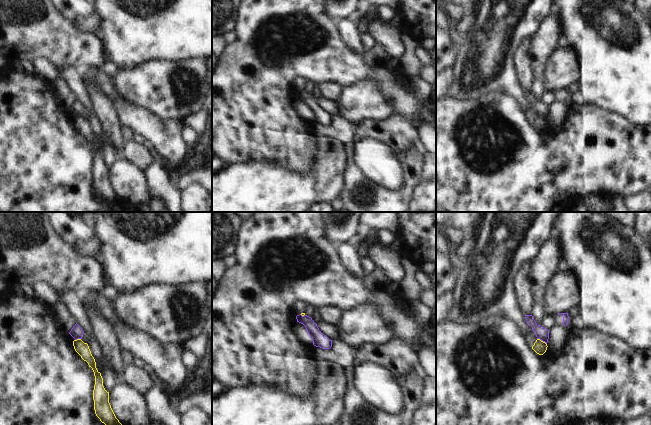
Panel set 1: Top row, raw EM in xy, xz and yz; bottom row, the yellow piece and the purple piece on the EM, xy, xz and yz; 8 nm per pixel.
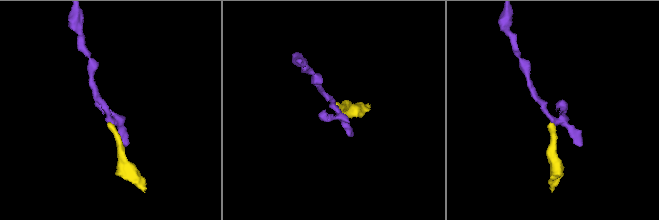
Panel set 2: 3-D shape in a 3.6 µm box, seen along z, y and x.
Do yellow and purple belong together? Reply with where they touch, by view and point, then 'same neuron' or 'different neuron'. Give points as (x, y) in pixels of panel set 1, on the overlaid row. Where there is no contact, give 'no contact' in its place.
meets yellow in yz at (542, 341); different neuron

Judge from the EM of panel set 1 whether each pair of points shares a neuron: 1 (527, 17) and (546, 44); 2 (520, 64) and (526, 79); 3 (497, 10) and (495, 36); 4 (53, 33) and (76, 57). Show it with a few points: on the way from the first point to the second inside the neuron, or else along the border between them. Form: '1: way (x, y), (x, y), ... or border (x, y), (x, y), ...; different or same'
1: border (548, 10), (532, 37); different
2: way (524, 68), (526, 75); same
3: way (497, 16), (497, 30); same
4: way (59, 39), (71, 51); same

